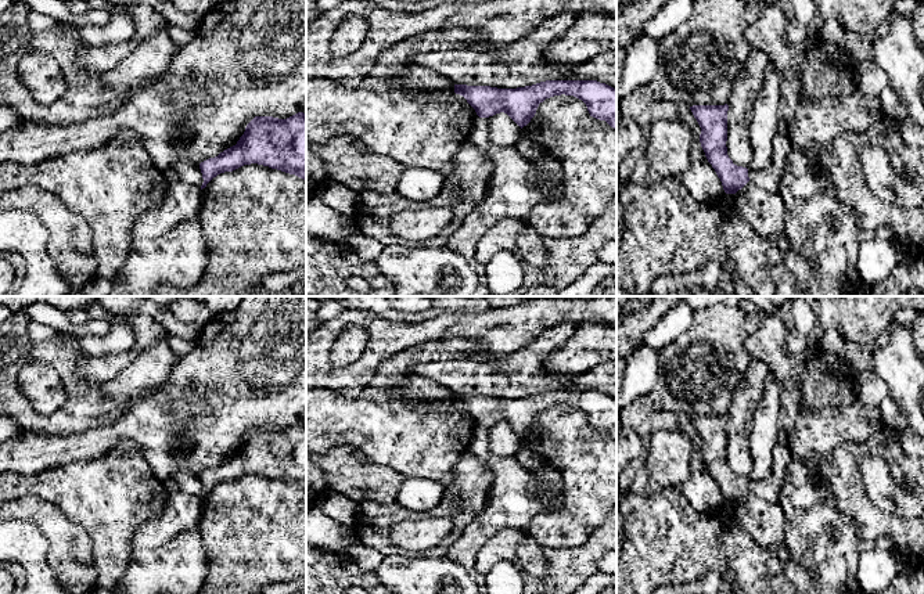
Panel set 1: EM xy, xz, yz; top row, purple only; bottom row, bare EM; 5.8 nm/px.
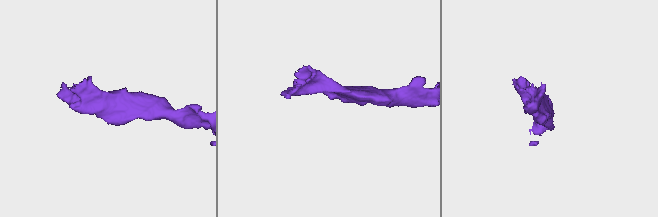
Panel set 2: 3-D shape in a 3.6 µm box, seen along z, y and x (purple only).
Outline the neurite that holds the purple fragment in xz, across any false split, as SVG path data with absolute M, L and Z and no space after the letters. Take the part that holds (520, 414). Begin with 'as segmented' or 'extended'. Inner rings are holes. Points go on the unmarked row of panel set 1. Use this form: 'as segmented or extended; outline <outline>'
as segmented; outline M546 390L517 399L454 395L479 428L507 424L521 439L535 426L540 413L554 406L582 410L590 426L616 439L616 399L597 390Z

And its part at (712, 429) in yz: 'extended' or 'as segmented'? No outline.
as segmented

